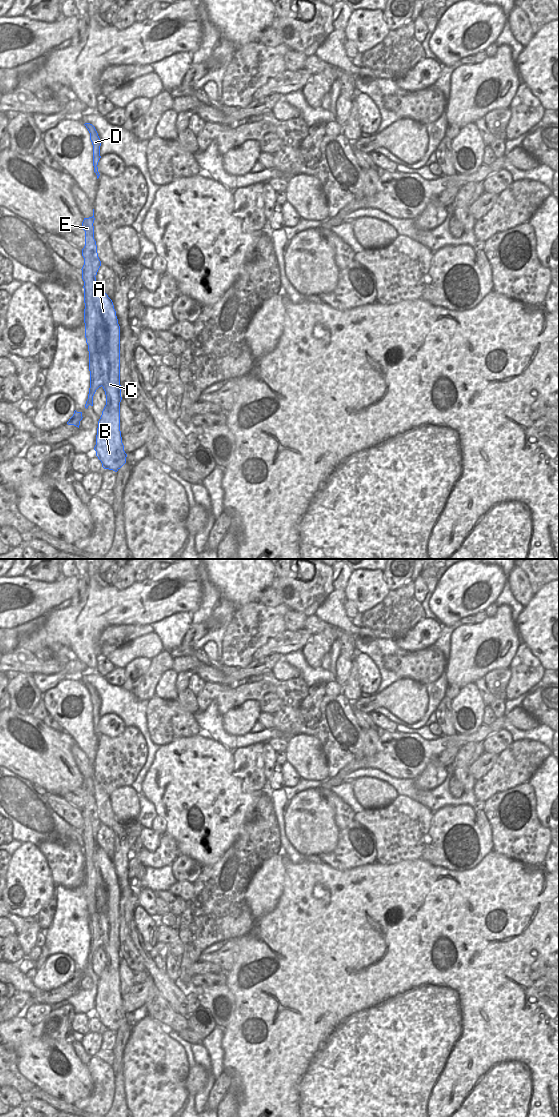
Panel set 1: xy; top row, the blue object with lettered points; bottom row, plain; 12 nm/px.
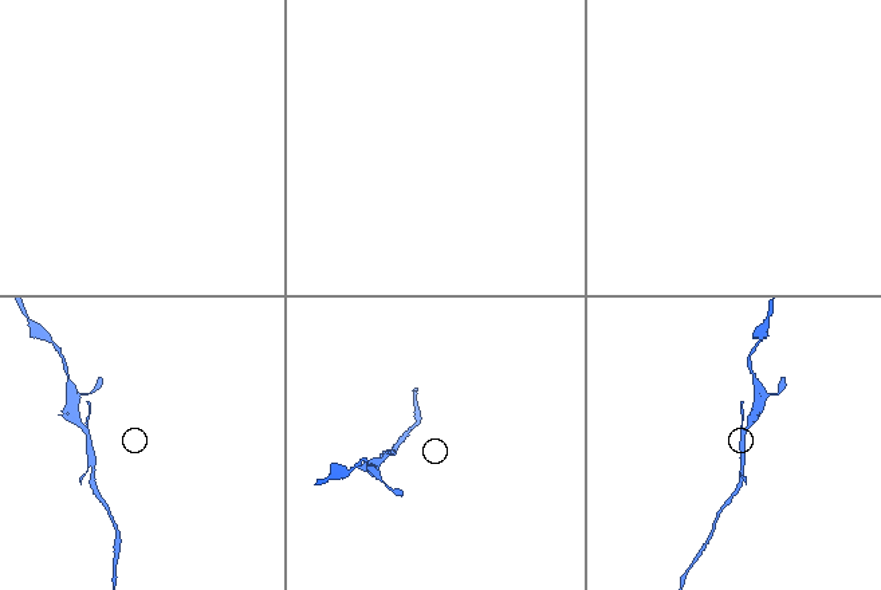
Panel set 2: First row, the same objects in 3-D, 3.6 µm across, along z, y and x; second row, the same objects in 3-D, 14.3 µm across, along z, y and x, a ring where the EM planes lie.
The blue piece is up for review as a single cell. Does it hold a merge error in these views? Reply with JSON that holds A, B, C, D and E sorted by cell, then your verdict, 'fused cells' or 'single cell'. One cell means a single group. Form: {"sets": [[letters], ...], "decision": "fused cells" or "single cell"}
{"sets": [["A", "B", "C"], ["D", "E"]], "decision": "fused cells"}

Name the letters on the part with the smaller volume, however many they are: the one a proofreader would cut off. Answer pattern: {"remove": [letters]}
{"remove": ["D", "E"]}

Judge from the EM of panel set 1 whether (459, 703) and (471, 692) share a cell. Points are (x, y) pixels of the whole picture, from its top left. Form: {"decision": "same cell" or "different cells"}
{"decision": "same cell"}

